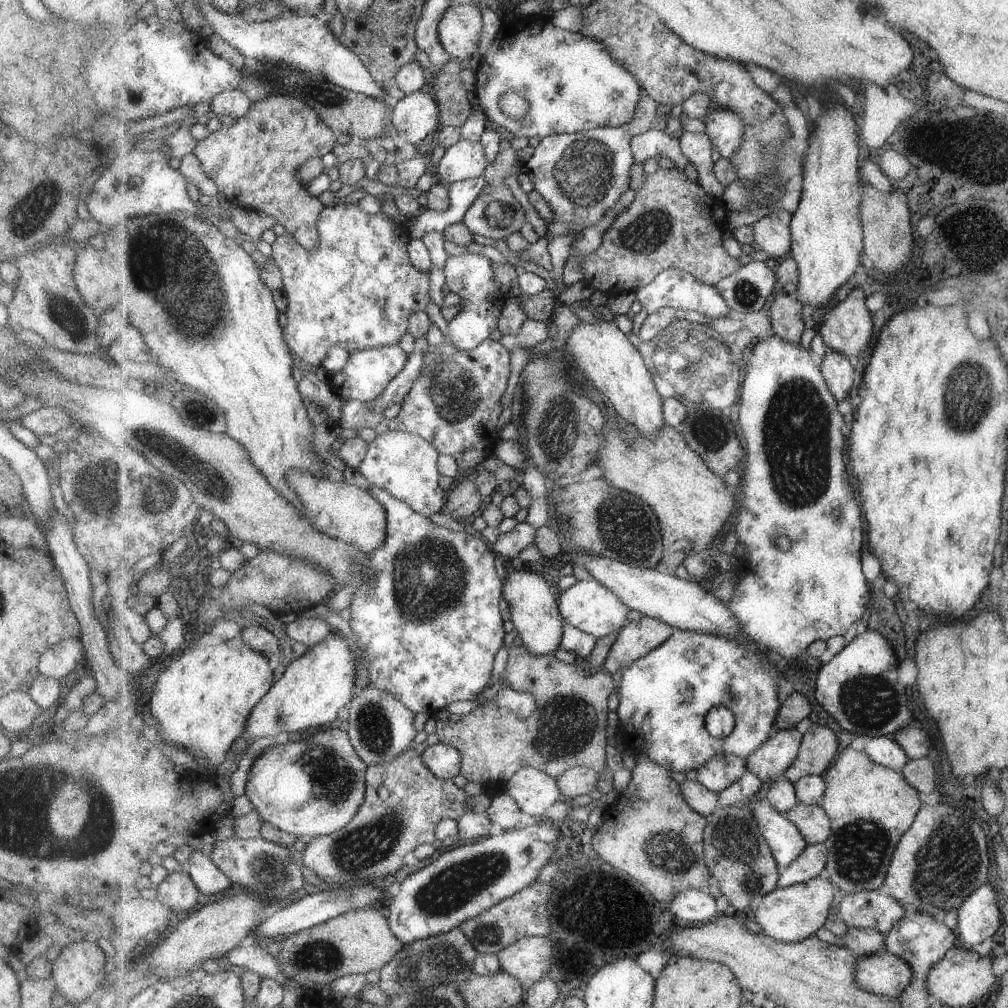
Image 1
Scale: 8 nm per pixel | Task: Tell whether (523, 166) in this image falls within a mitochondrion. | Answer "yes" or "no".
no

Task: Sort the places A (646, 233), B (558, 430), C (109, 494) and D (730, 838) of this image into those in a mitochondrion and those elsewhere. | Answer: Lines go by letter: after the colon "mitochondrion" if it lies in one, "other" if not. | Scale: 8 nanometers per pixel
A: mitochondrion
B: mitochondrion
C: mitochondrion
D: mitochondrion

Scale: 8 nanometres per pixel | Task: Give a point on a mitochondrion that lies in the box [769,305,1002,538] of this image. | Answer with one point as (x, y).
(969, 388)

